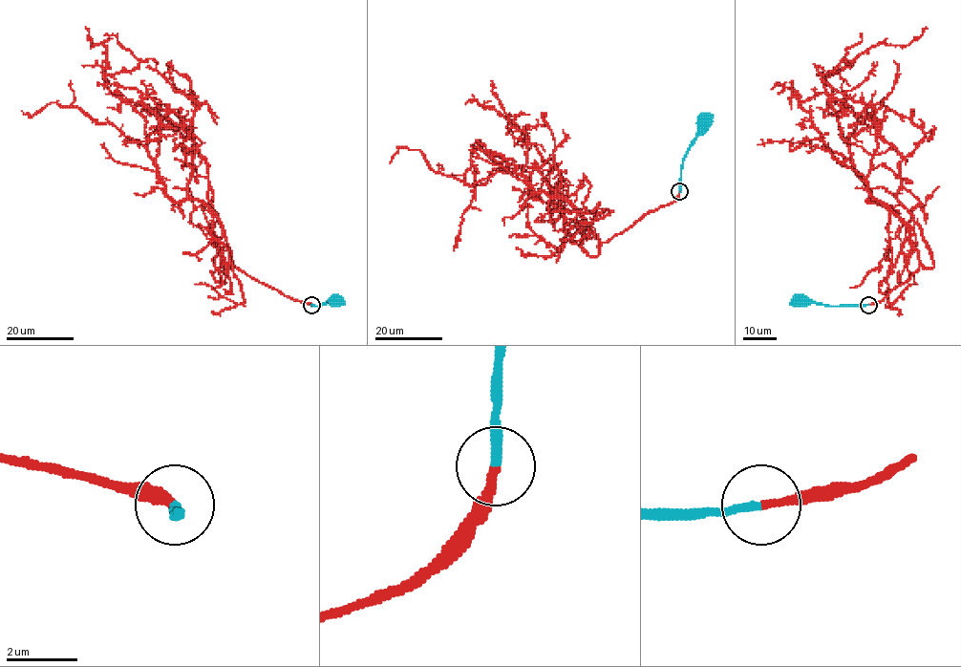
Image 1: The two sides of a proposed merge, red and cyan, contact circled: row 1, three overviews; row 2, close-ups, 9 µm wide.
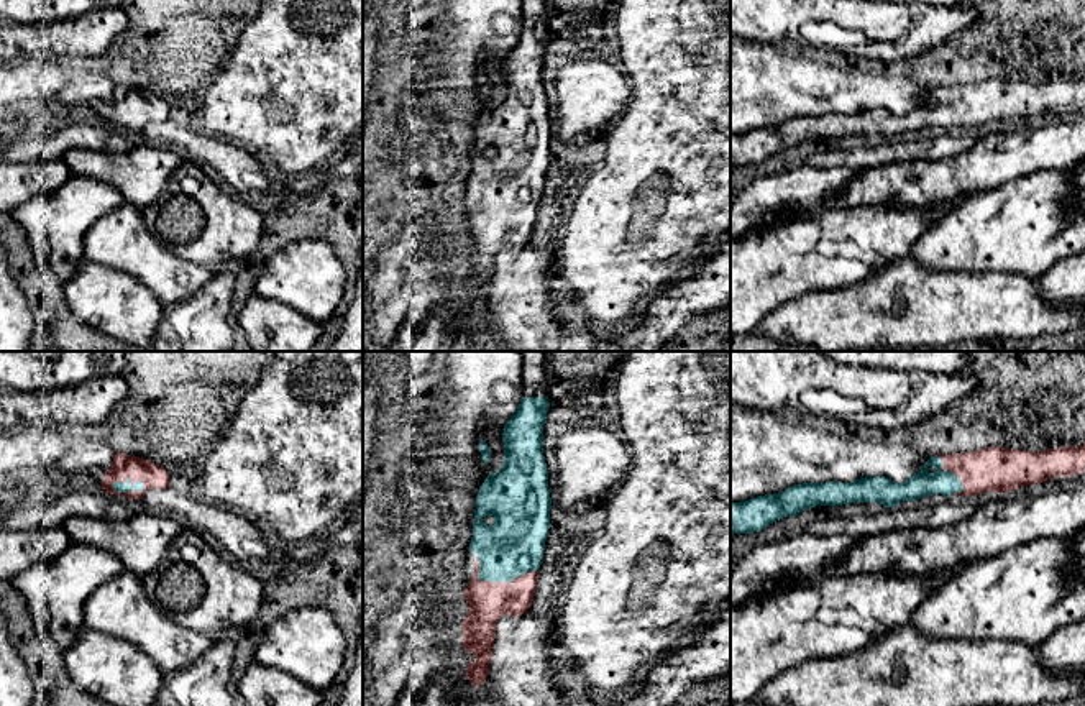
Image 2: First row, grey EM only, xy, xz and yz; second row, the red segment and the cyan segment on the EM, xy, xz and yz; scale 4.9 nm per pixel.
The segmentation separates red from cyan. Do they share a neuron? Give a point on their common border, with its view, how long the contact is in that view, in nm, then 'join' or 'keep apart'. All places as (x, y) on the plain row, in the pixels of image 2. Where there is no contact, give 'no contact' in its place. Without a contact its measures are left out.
xy (128, 123) | 170 nm | join

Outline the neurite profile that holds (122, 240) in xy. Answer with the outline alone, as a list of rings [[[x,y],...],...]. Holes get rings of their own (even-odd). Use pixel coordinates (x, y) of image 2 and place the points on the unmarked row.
[[[128,202],[87,230],[84,258],[133,276],[164,305],[185,300],[215,274],[179,258],[146,227],[141,210]]]

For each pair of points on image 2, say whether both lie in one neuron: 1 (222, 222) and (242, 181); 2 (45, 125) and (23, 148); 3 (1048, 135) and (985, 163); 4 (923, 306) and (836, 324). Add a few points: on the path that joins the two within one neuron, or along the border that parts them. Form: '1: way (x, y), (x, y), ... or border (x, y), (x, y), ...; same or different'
1: border (232, 191), (255, 201); different
2: way (40, 130), (28, 143); same
3: way (1033, 148), (1015, 150), (1000, 156); same
4: way (901, 322), (857, 322); same

